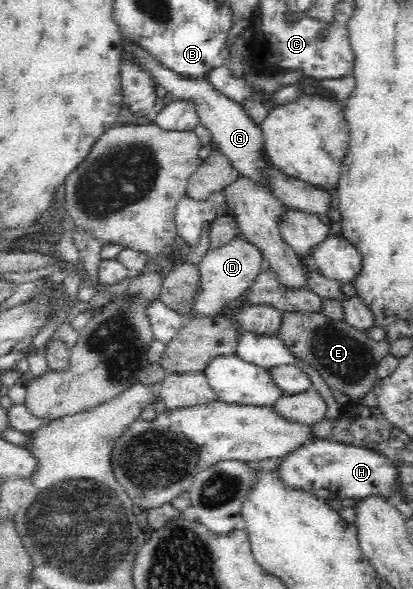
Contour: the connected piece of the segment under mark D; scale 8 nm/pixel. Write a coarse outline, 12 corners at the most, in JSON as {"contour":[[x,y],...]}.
{"contour":[[237,234],[197,265],[193,316],[211,316],[243,296],[262,251]]}

